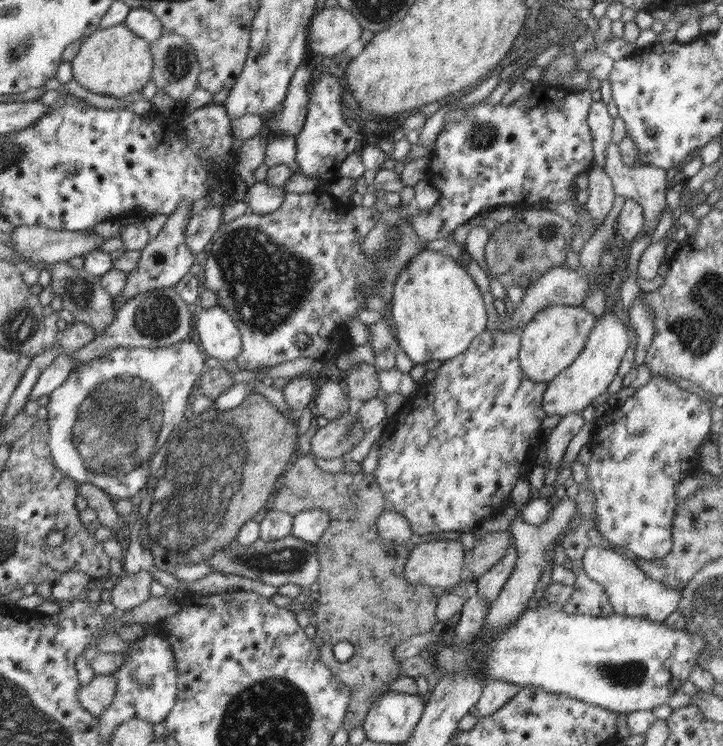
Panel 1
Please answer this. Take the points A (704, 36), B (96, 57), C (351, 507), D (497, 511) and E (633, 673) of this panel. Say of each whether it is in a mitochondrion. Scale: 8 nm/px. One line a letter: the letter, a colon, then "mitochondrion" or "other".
A: other
B: other
C: mitochondrion
D: other
E: mitochondrion

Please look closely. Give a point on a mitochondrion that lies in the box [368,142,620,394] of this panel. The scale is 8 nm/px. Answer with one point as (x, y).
(388, 254)

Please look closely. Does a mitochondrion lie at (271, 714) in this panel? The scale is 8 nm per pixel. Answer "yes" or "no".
yes

